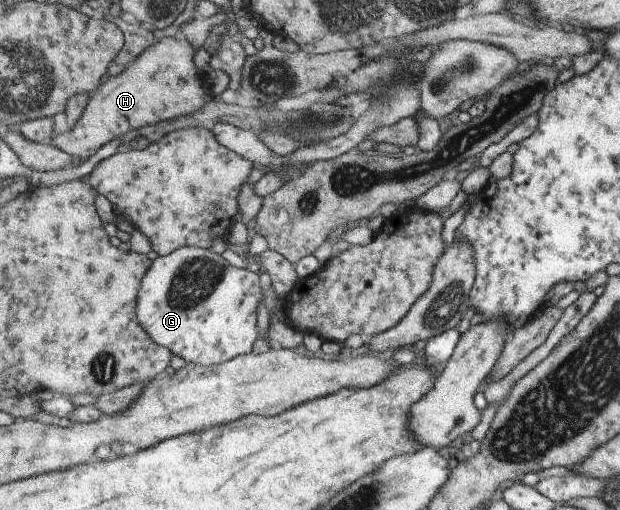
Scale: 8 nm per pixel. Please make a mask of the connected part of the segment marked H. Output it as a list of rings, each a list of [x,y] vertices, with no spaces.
[[[182,35],[164,38],[150,46],[120,74],[110,77],[99,92],[93,93],[80,121],[71,130],[57,132],[50,144],[86,159],[108,141],[132,129],[196,113],[210,98],[206,95],[209,83],[196,71],[194,55],[196,50]]]

